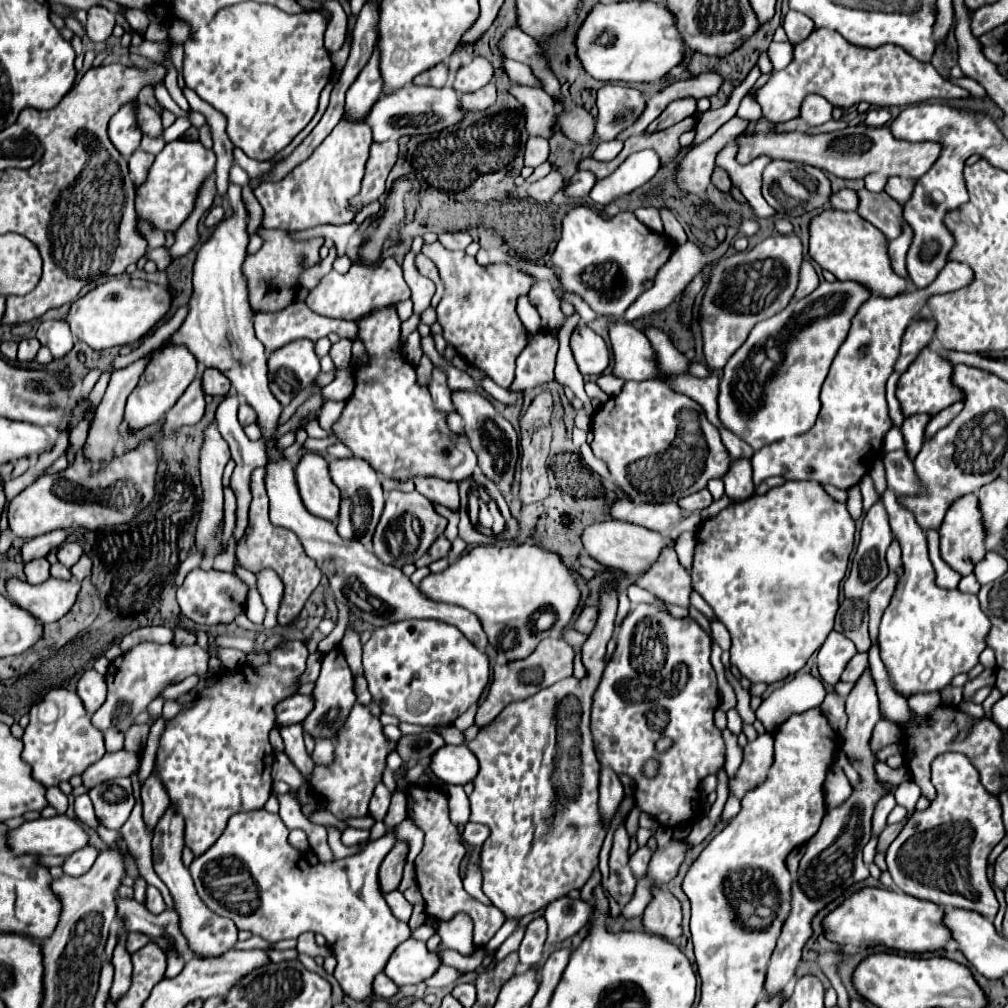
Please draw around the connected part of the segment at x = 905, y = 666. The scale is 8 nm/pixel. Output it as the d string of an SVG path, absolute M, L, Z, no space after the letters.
M887 489L883 493L883 505L889 513L891 531L901 543L905 571L879 625L881 659L903 697L941 691L955 675L967 673L979 663L979 655L987 647L985 637L991 623L981 611L977 595L937 587L935 571L927 555L927 537L915 517L899 505L895 491Z

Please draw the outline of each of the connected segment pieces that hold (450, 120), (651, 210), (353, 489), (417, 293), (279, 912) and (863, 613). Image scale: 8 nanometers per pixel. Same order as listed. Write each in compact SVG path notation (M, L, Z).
M401 87L395 93L381 95L379 101L367 113L365 123L371 125L375 141L389 141L399 139L403 135L423 135L441 131L449 125L455 125L463 119L465 111L459 107L459 95L451 87Z
M641 207L641 209L635 211L635 215L637 215L637 219L639 219L641 223L645 223L649 229L653 229L653 231L657 231L657 233L663 233L663 221L661 221L661 217L659 217L659 209L657 209L657 207Z
M355 457L329 461L329 473L331 473L333 483L341 491L341 513L337 519L337 533L343 539L359 541L365 547L371 547L371 537L373 537L375 525L377 525L383 505L385 505L385 493L381 489L381 479L371 469L371 465L367 465L367 461L355 459Z
M417 237L413 241L411 251L405 255L405 261L403 261L405 281L407 281L409 289L411 289L411 301L415 305L413 311L417 311L417 313L423 313L423 309L429 305L429 301L431 301L433 293L435 293L435 285L427 277L419 275L417 269L415 269L415 257L417 257L417 253L421 253L421 245L423 245L423 241L421 241L421 237Z
M265 809L237 813L235 817L229 819L227 829L217 839L217 843L207 853L193 859L189 871L193 875L197 893L211 911L231 919L237 925L237 929L247 929L269 943L283 939L297 939L305 931L321 933L327 939L327 945L331 947L337 959L333 975L339 981L343 993L355 1001L367 1001L373 997L375 975L383 971L395 947L411 937L407 923L399 921L391 913L377 881L377 869L383 857L395 845L395 835L387 833L379 841L367 843L359 855L335 859L331 863L321 863L315 867L309 865L303 857L303 869L301 869L301 853L289 845L287 835L289 829L285 827L279 815L267 813Z
M845 599L835 617L835 631L843 633L857 645L857 651L869 651L867 633L867 599Z

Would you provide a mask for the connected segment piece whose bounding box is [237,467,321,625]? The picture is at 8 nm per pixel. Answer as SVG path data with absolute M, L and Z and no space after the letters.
M265 467L253 471L251 493L253 493L253 501L251 501L251 509L249 509L249 527L245 531L245 537L237 543L237 559L239 559L241 567L245 567L249 571L261 571L261 569L269 567L283 579L285 597L283 597L283 603L279 609L279 625L289 625L291 621L295 621L295 617L303 609L303 603L313 593L313 589L319 585L321 569L315 565L315 561L311 557L307 557L301 541L295 537L295 533L291 533L289 529L271 525L269 515L267 515L269 499L267 499L267 491L265 491Z

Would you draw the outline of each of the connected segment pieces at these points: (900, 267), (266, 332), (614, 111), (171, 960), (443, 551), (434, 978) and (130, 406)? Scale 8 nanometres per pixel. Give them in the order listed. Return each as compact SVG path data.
M903 223L903 231L897 239L893 239L889 243L889 257L891 257L891 265L895 269L897 275L901 277L907 277L907 269L905 269L905 255L911 247L911 241L913 241L913 233L911 233L911 227L907 223Z
M295 303L283 311L275 311L275 313L257 313L255 315L255 333L257 333L257 339L265 345L267 353L271 353L271 351L295 341L295 339L317 341L321 337L327 337L329 333L337 333L339 337L351 339L351 333L355 333L355 329L359 329L359 325L355 325L355 321L321 317L321 315L313 313L305 303Z
M605 85L597 93L597 129L601 141L615 139L623 129L637 121L645 109L645 99L637 89L623 85Z
M165 949L165 953L167 953L167 971L165 971L165 977L171 979L171 977L175 977L175 975L183 969L185 959L177 959L177 957L173 957L171 951L167 951L167 949Z
M441 535L441 537L431 545L431 549L429 549L421 559L417 559L415 565L417 565L417 567L425 567L425 565L429 565L429 563L433 563L433 561L437 561L437 559L447 557L449 551L451 551L451 543L449 543L449 539L447 539L445 535Z
M441 965L429 979L425 979L423 983L429 985L429 987L445 987L449 983L453 983L455 979L459 979L459 973L453 969L453 967L447 967L447 965Z
M167 343L165 347L157 349L151 355L137 387L133 389L133 393L127 399L127 407L125 407L127 425L131 429L141 429L151 423L157 423L177 403L177 399L183 395L183 391L189 387L189 383L195 379L195 371L197 371L197 359L185 345Z

